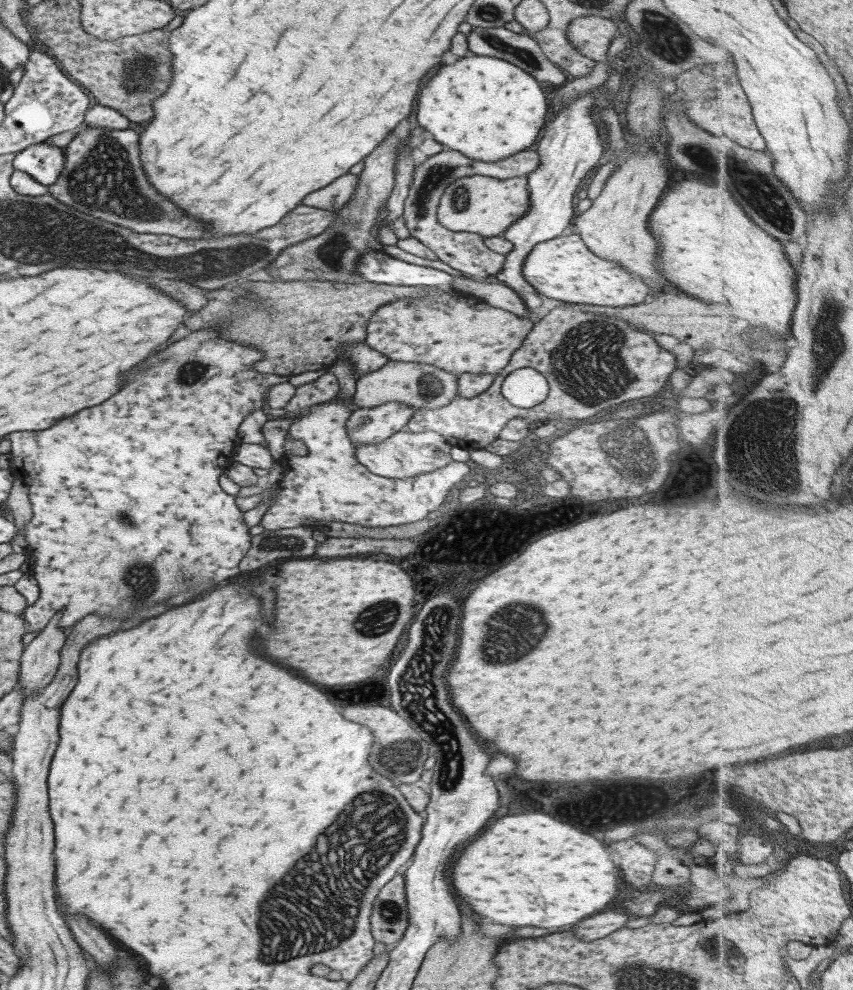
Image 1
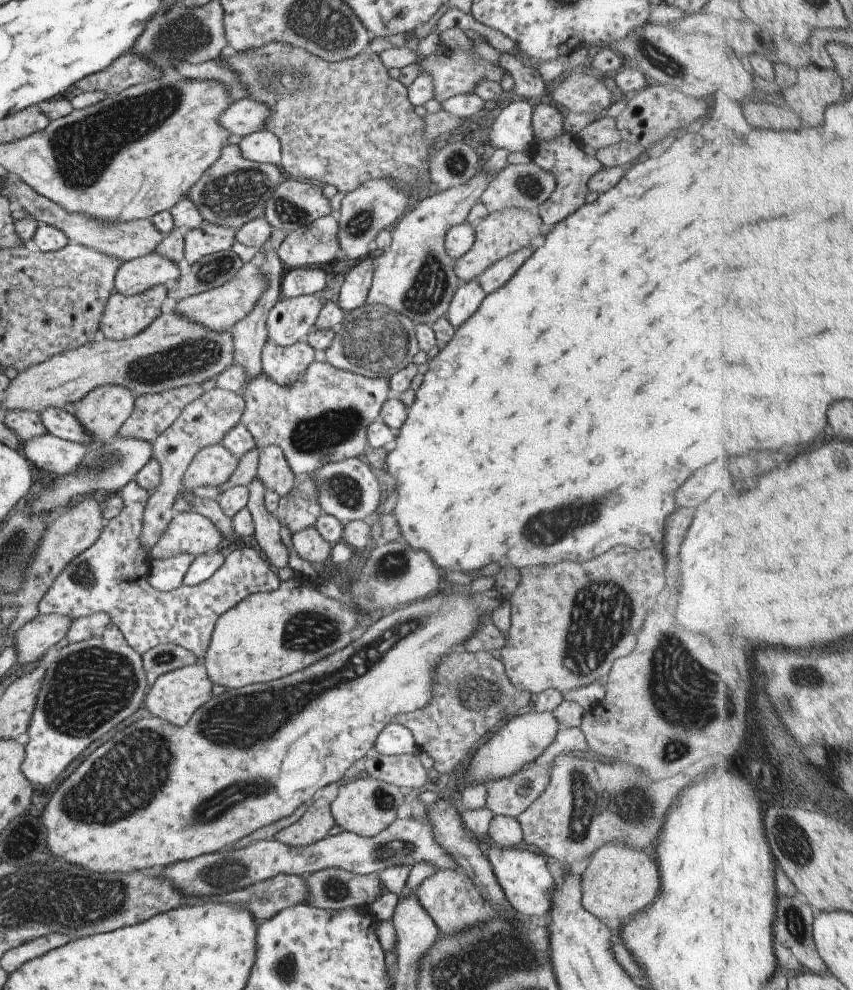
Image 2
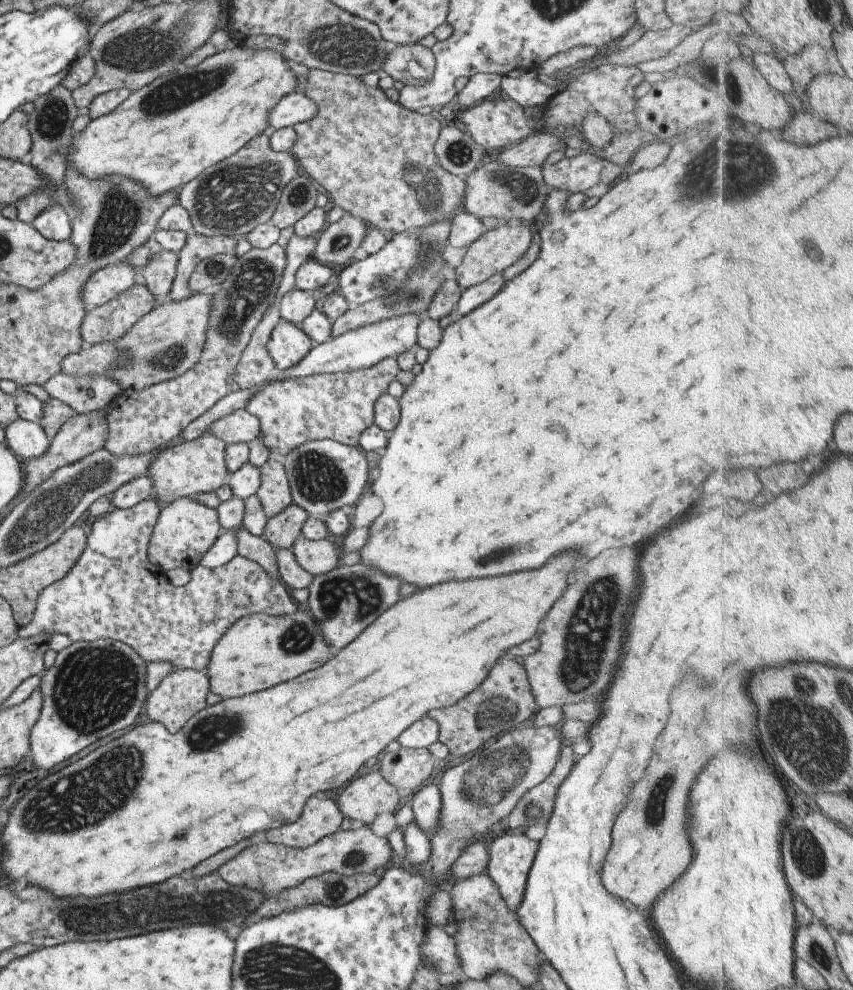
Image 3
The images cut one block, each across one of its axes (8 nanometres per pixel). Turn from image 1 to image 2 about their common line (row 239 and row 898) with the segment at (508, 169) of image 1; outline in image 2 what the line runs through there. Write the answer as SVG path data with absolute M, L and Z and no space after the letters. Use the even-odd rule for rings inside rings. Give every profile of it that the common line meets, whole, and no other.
M441 870L425 878L414 888L419 906L427 912L443 936L457 936L459 932L485 924L492 914L483 897L463 871Z

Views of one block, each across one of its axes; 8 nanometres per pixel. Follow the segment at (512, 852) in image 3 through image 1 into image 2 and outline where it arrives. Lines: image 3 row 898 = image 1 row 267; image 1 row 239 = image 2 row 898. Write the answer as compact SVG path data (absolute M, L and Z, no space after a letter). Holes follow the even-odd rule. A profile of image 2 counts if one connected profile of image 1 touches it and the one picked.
M491 844L487 849L488 863L490 864L493 876L499 884L499 888L505 894L505 900L509 902L509 907L513 908L521 916L531 918L531 916L541 916L546 918L551 910L551 892L555 888L552 872L549 866L539 854L527 851L523 848L497 848L495 844Z

